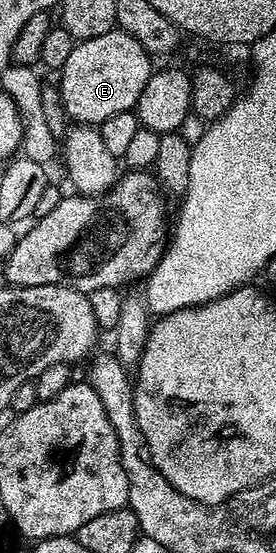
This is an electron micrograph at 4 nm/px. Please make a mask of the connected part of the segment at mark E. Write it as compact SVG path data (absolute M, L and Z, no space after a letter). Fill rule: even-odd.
M116 28L105 35L97 35L97 39L76 44L73 55L69 55L65 67L58 74L57 88L72 122L98 127L105 119L113 119L113 115L134 110L152 72L151 54L137 43L137 39L133 39L133 35Z

